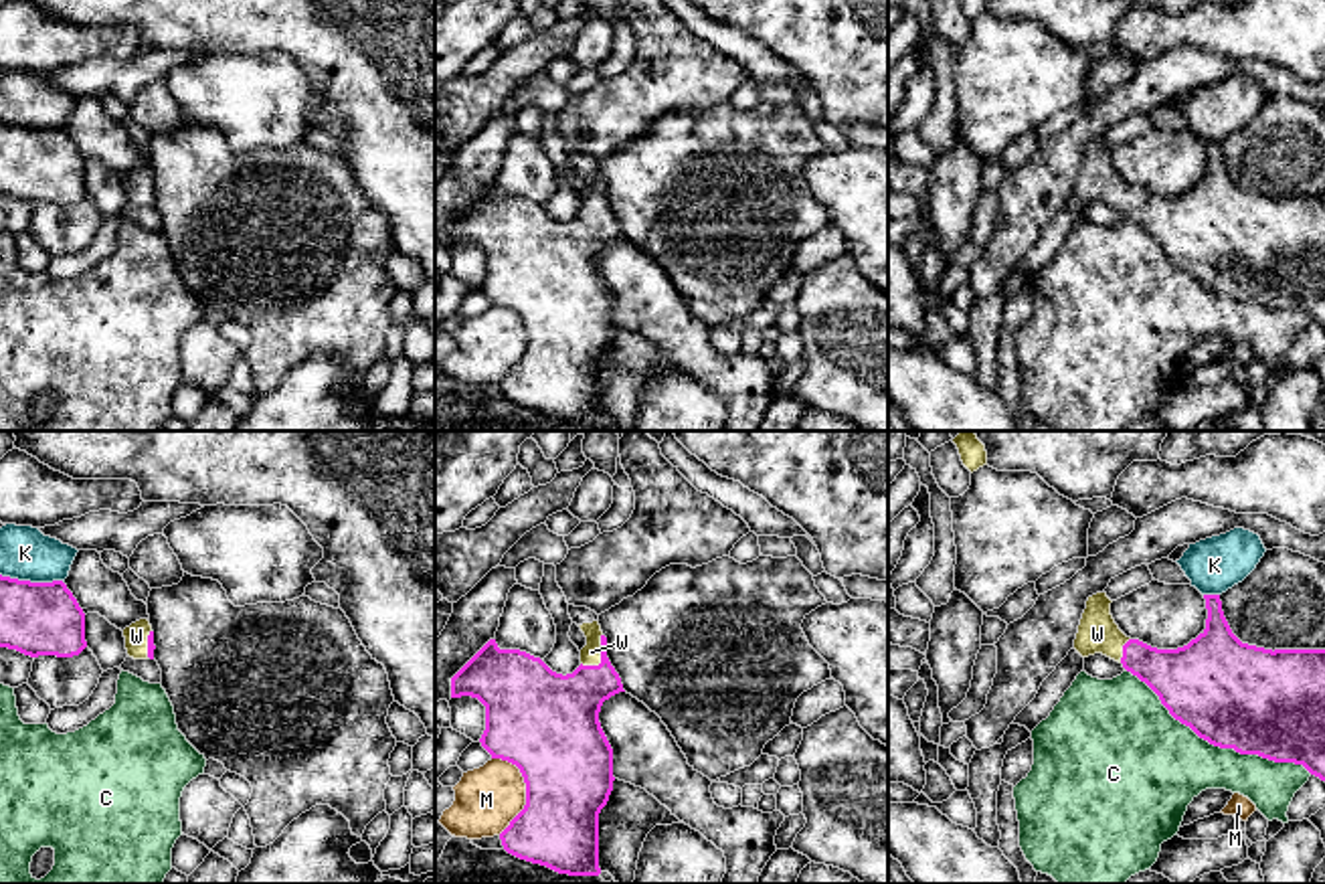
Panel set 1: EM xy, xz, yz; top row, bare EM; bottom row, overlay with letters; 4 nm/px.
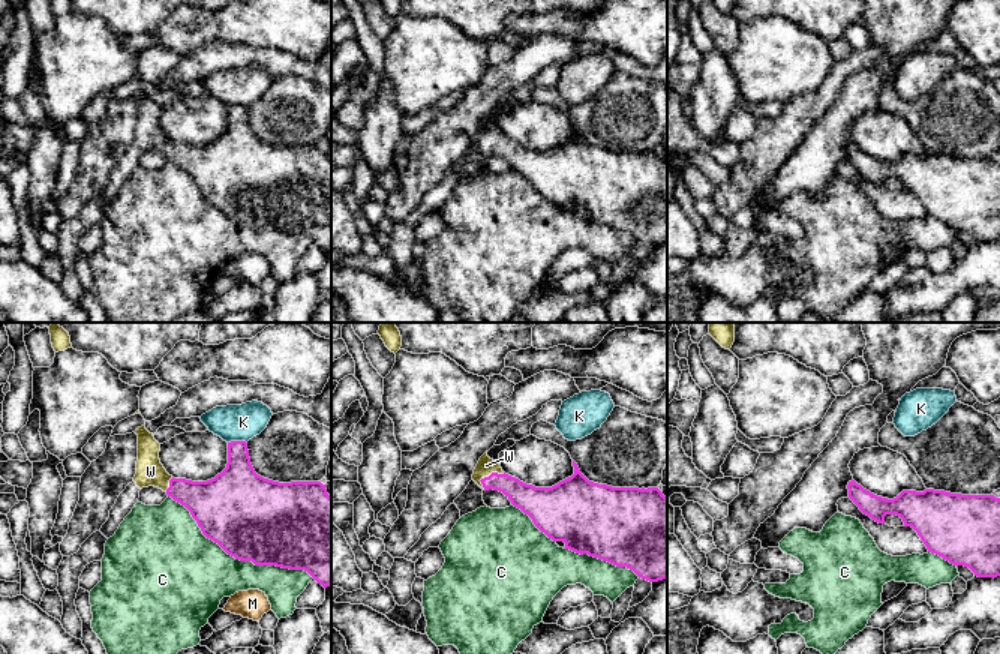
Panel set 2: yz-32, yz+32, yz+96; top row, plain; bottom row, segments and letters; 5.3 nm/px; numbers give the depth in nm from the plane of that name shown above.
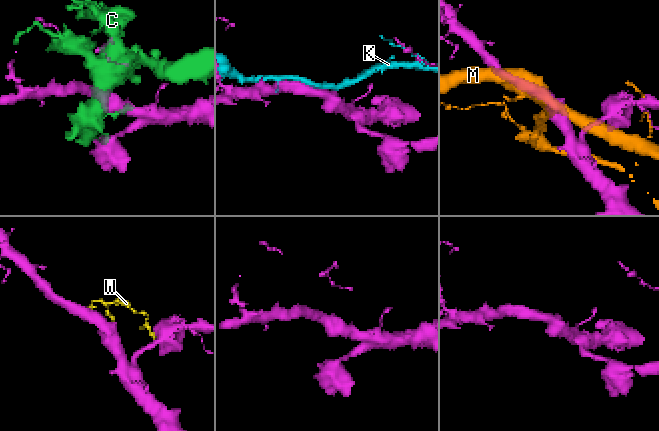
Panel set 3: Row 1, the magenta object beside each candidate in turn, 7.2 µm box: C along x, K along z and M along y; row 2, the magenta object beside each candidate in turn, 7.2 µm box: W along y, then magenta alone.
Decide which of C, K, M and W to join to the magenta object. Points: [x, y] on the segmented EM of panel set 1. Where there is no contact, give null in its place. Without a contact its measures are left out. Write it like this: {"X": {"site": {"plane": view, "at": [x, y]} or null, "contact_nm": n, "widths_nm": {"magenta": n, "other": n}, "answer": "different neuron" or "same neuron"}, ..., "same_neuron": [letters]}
{"C": {"site": {"plane": "yz", "at": [1216, 745]}, "contact_nm": 850, "widths_nm": {"magenta": 420, "other": 380}, "answer": "different neuron"}, "K": {"site": {"plane": "xy", "at": [33, 583]}, "contact_nm": 260, "widths_nm": {"magenta": 280, "other": 200}, "answer": "different neuron"}, "M": {"site": {"plane": "xz", "at": [526, 789]}, "contact_nm": 320, "widths_nm": {"magenta": 380, "other": 260}, "answer": "different neuron"}, "W": {"site": {"plane": "xz", "at": [601, 656]}, "contact_nm": 150, "widths_nm": {"magenta": 260, "other": 80}, "answer": "same neuron"}, "same_neuron": ["W"]}

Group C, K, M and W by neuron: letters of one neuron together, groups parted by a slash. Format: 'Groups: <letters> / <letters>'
Groups: C / K / M / W

